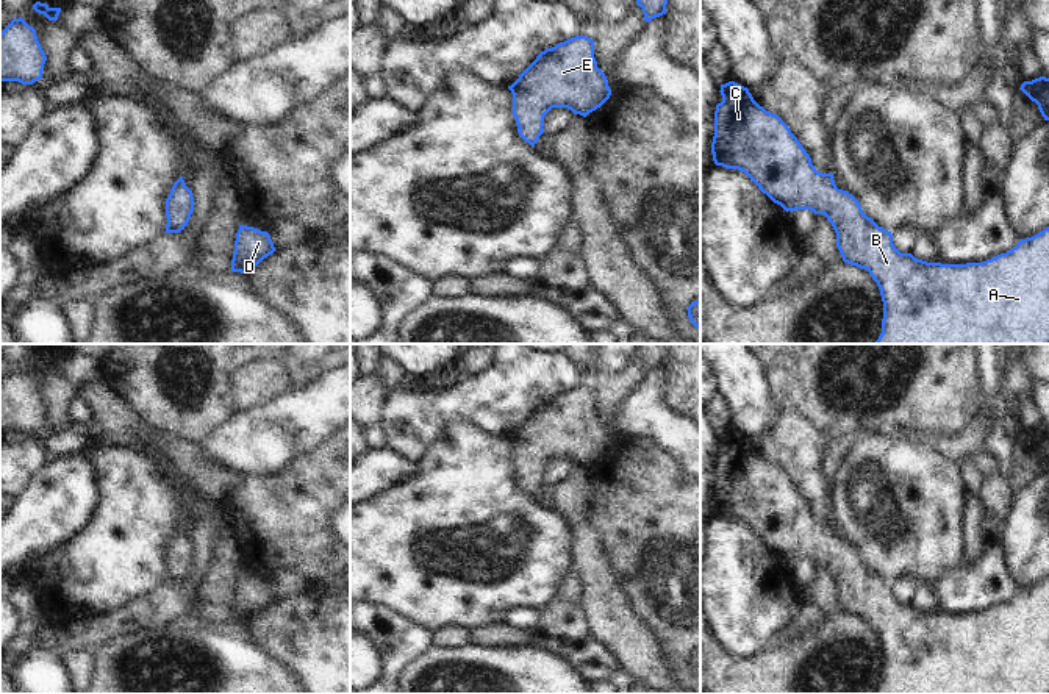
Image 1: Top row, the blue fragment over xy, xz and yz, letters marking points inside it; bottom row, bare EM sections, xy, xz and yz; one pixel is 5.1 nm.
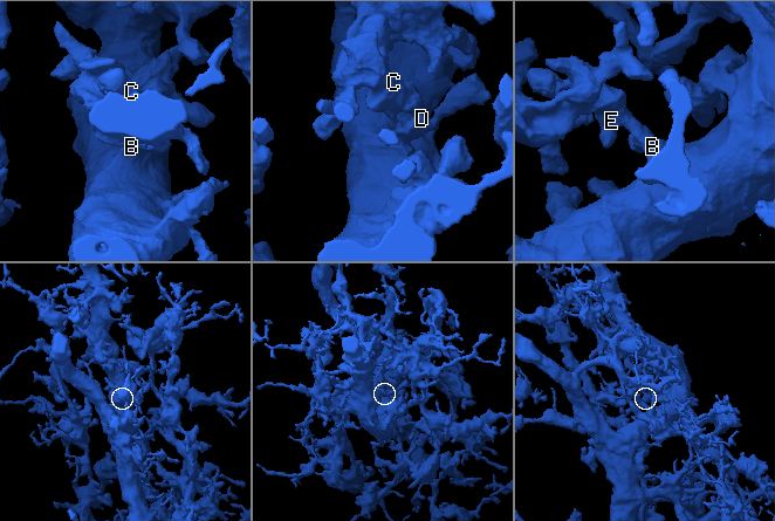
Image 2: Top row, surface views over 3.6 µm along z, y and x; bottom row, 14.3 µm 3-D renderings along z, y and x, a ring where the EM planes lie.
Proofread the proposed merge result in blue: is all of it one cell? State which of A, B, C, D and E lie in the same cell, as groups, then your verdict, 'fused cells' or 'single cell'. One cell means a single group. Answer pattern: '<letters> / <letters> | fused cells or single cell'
A B C D E | single cell

